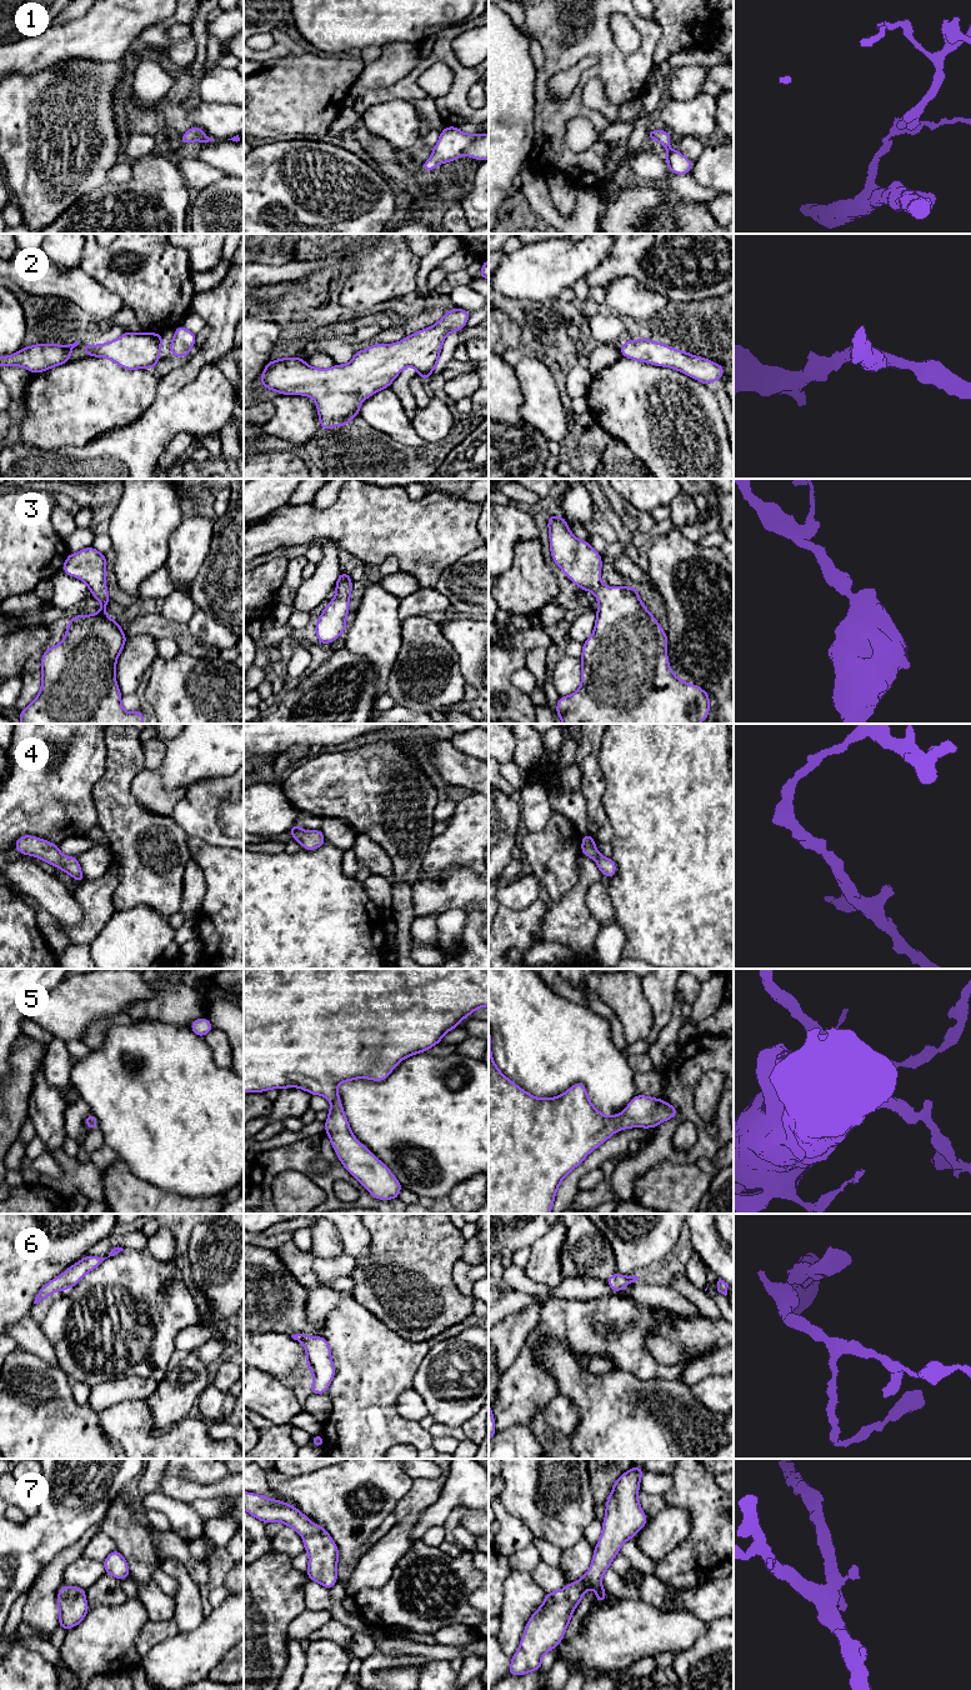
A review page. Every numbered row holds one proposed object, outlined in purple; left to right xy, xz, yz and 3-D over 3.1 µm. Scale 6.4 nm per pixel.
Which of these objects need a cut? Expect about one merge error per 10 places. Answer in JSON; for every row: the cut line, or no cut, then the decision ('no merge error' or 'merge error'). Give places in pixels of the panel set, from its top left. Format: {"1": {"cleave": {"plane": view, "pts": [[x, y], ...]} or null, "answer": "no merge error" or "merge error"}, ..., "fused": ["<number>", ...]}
{"1": {"cleave": null, "answer": "no merge error"}, "2": {"cleave": null, "answer": "no merge error"}, "3": {"cleave": null, "answer": "no merge error"}, "4": {"cleave": null, "answer": "no merge error"}, "5": {"cleave": null, "answer": "no merge error"}, "6": {"cleave": null, "answer": "no merge error"}, "7": {"cleave": null, "answer": "no merge error"}, "fused": []}

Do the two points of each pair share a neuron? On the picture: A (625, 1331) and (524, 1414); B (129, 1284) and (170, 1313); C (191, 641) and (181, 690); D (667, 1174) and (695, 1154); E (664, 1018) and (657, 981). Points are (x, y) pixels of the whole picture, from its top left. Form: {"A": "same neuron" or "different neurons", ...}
{"A": "same neuron", "B": "same neuron", "C": "different neurons", "D": "different neurons", "E": "same neuron"}

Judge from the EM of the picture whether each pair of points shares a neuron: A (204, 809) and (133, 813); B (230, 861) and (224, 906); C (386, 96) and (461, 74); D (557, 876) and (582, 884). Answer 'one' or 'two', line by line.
A: two
B: one
C: one
D: two

